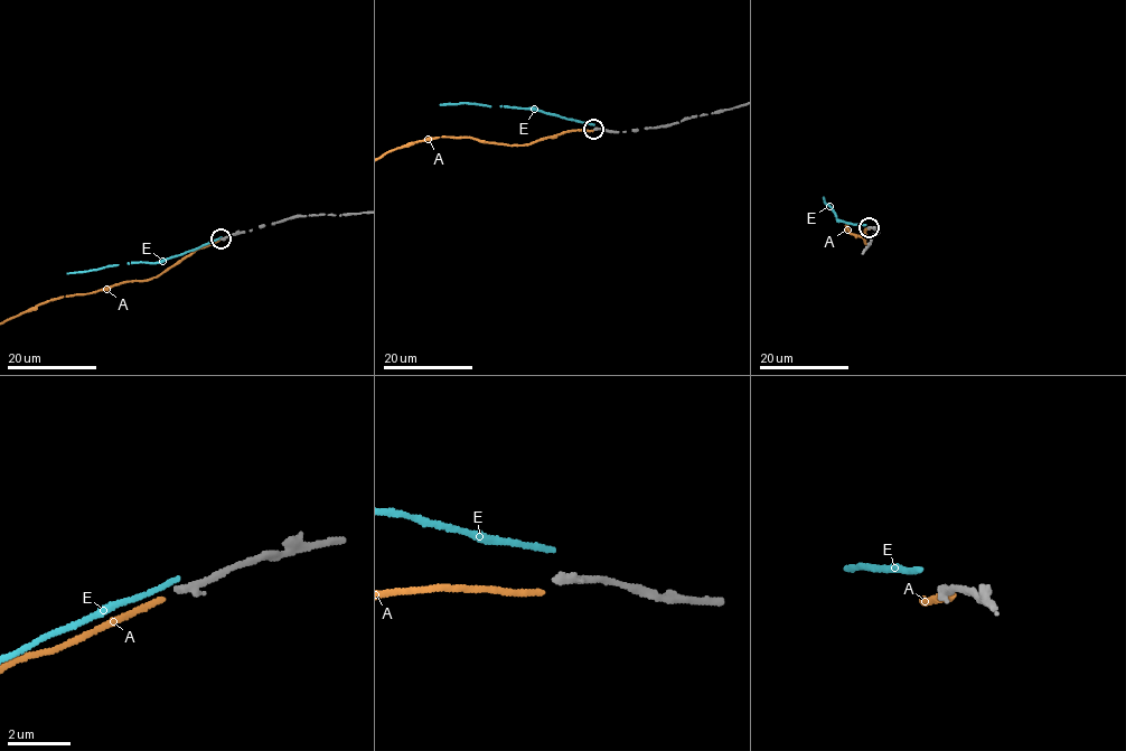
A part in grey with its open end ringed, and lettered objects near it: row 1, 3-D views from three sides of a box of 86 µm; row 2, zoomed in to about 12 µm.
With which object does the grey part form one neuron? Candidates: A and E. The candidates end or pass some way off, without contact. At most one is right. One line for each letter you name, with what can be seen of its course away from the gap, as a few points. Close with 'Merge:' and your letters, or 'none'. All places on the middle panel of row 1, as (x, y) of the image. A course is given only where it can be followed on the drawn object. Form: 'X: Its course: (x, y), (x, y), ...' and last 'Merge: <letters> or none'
Merge: none

